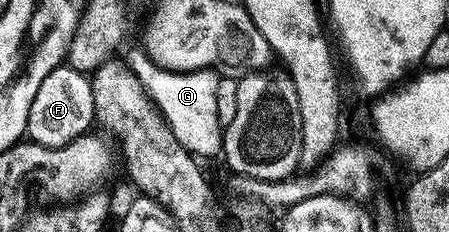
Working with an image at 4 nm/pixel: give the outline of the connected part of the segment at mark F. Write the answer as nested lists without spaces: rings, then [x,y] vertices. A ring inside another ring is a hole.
[[[61,66],[50,70],[34,102],[30,102],[27,139],[46,147],[64,147],[67,143],[87,133],[96,120],[94,94],[85,73],[80,73],[76,66]],[[72,67],[72,68],[68,68]]]

